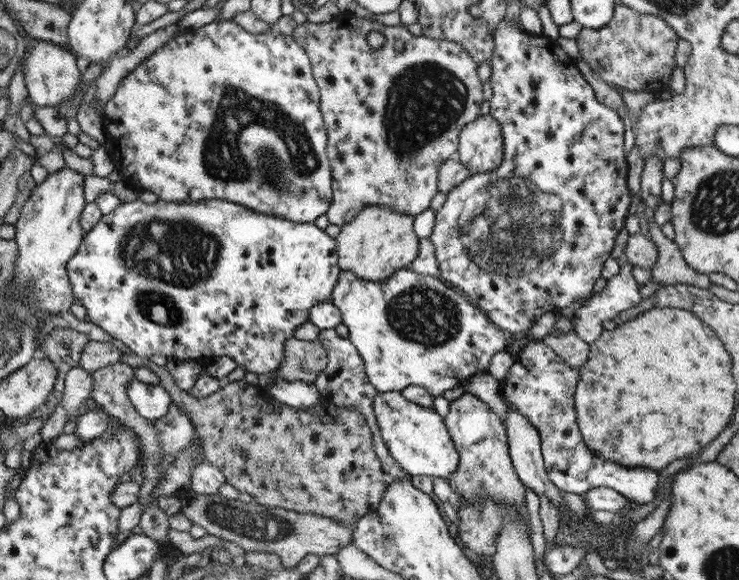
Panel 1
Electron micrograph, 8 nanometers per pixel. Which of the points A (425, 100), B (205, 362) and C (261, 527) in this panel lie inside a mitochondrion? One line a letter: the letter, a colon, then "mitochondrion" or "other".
A: mitochondrion
B: other
C: mitochondrion

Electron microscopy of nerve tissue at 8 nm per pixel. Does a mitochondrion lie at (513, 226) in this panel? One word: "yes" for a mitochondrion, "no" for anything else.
yes

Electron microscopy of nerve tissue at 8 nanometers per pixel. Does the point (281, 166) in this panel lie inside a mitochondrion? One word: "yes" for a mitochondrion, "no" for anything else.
yes

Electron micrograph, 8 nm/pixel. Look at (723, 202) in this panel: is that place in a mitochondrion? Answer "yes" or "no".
yes

